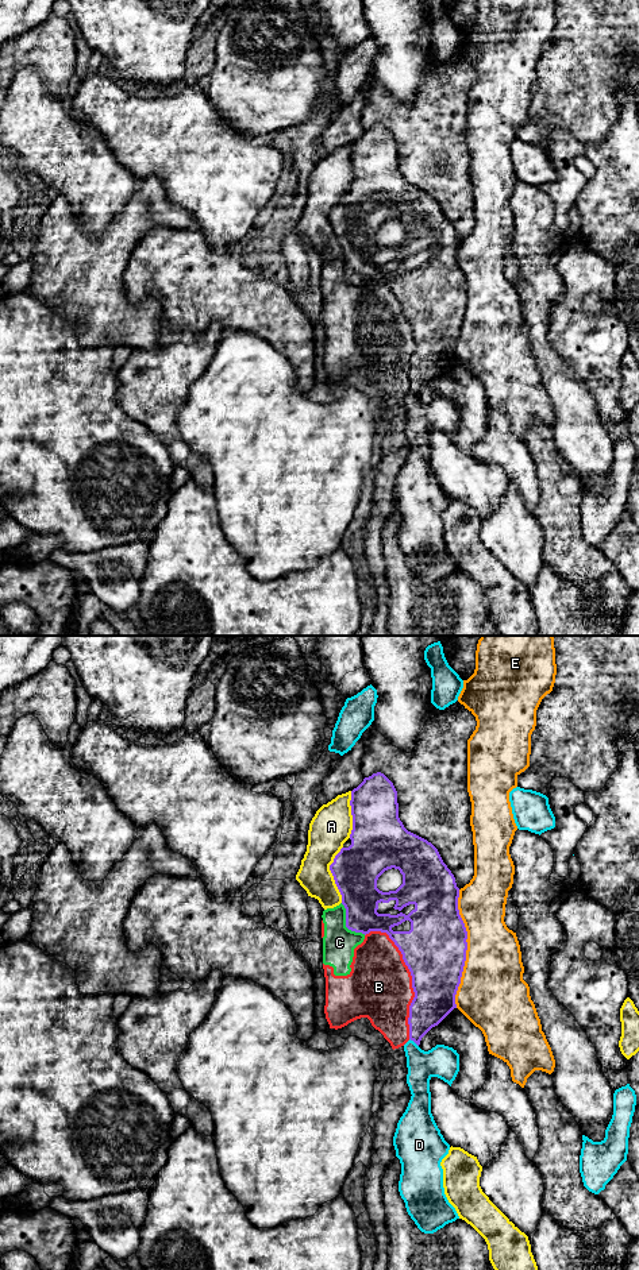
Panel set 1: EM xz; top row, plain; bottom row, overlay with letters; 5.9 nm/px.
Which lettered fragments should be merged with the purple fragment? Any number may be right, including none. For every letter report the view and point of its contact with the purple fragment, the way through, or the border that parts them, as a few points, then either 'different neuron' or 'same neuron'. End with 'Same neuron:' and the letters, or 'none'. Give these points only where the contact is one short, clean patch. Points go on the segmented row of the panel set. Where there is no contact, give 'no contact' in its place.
A: contact xz (333, 875); different neuron
B: contact xz (412, 979); different neuron
C: contact xz (346, 925); border xz (341, 903), (345, 908), (345, 925), (351, 930), (365, 934); different neuron
D: contact xz (414, 1041); different neuron
E: contact xz (466, 949); different neuron
Same neuron: none

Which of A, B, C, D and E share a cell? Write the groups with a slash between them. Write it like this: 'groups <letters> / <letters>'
groups A / B C / D / E

